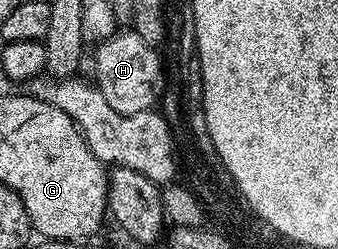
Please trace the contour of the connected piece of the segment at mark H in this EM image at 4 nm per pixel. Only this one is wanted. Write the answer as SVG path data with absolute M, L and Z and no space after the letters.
M132 29L113 33L109 38L102 41L96 48L97 55L93 58L93 70L97 73L95 85L103 92L103 100L115 108L115 112L120 114L134 114L144 110L154 109L161 98L161 89L165 86L165 70L161 67L161 58L156 53L154 47L148 46L146 42Z

